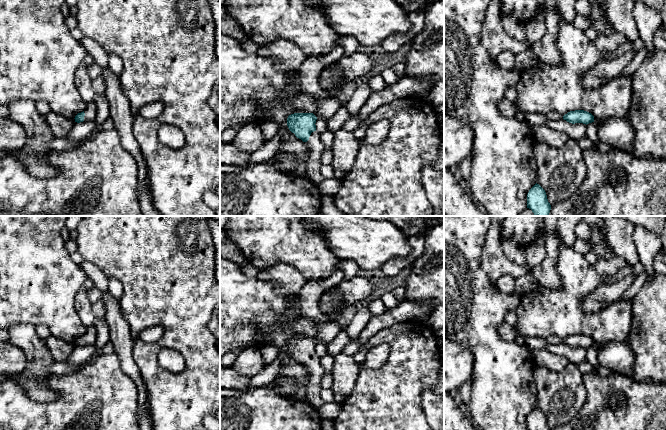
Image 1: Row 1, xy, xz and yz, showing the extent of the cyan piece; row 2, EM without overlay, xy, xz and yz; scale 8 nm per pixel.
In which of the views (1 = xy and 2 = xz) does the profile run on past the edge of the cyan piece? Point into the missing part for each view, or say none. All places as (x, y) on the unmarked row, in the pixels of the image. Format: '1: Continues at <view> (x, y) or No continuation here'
1: Continues at xy (90, 336)
2: Continues at xz (315, 371)

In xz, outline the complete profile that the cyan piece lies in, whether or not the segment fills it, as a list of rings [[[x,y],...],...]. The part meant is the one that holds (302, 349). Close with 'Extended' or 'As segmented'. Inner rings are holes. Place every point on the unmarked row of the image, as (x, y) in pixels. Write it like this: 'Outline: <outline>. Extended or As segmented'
Outline: [[[294,337],[288,340],[287,350],[295,360],[306,367],[308,371],[308,388],[305,400],[317,410],[325,401],[320,395],[321,379],[326,373],[316,355],[317,341],[313,337]]]. Extended

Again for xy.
Outline: [[[92,325],[88,327],[86,333],[83,336],[78,337],[74,343],[75,346],[77,347],[88,345],[95,346],[96,338],[97,338],[97,330],[95,325]]]. Extended

